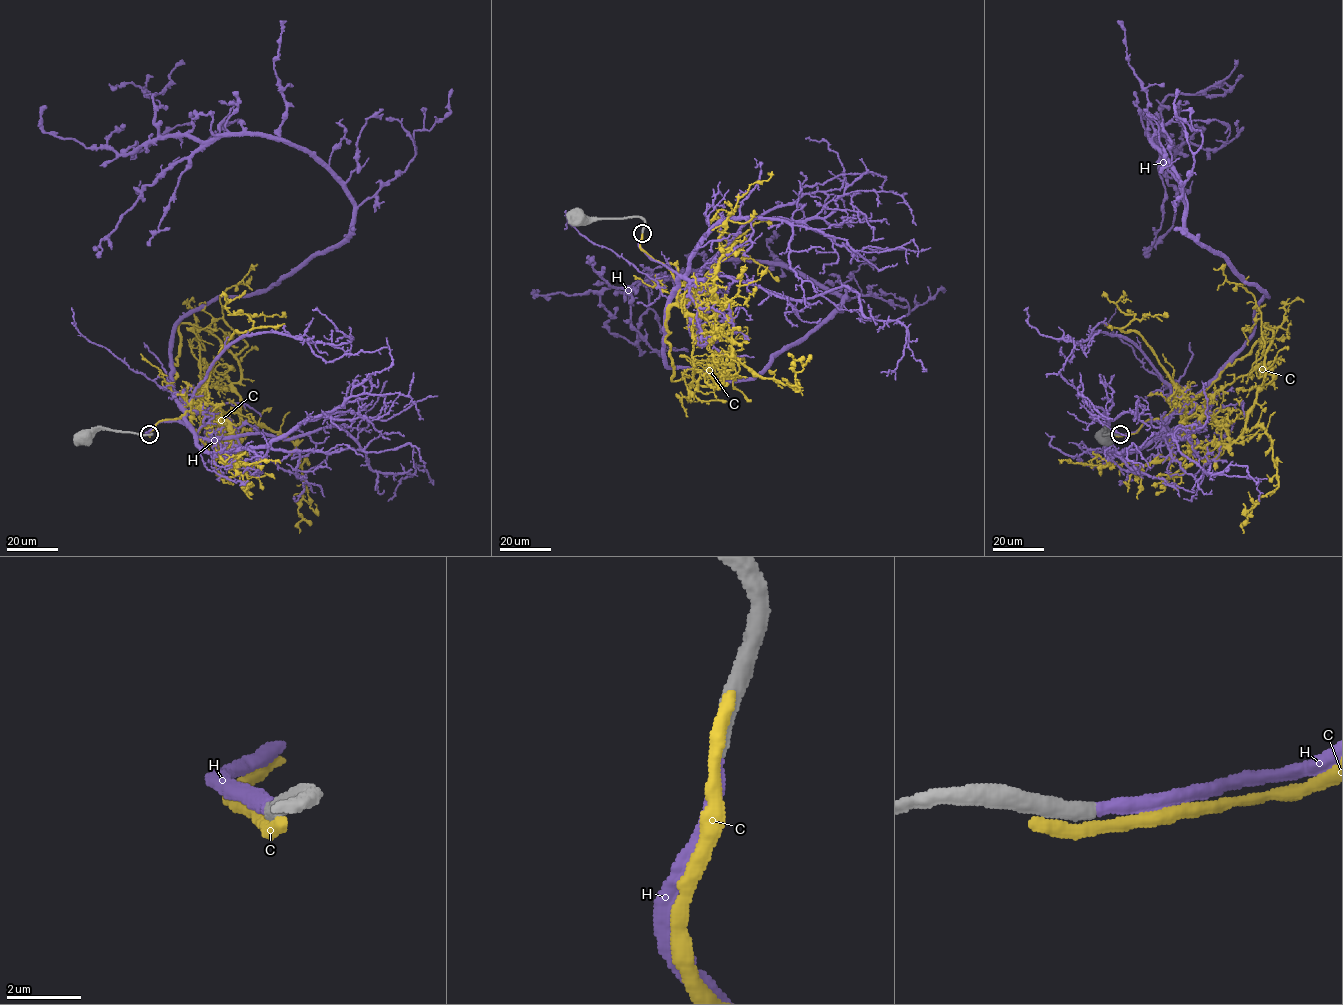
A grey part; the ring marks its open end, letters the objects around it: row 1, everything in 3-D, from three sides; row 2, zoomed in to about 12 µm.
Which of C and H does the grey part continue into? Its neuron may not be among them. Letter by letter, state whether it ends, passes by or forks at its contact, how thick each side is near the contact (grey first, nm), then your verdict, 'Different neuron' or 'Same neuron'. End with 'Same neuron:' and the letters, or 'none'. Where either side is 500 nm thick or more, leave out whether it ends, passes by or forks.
C: Thickness 600 nm (grey) against 500 nm. Different neuron
H: It ends there. Thickness 460 nm (grey) against 360 nm. Same neuron
Same neuron: H

